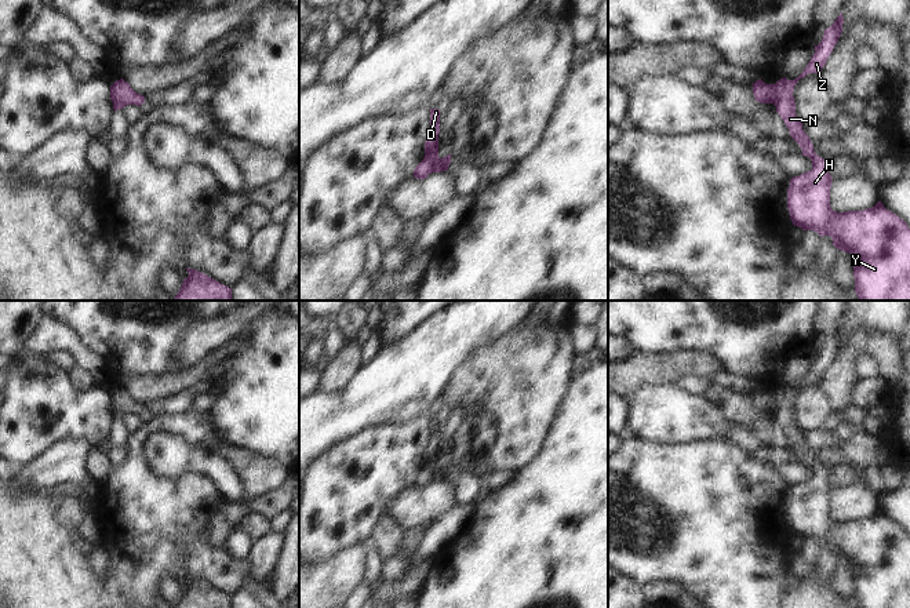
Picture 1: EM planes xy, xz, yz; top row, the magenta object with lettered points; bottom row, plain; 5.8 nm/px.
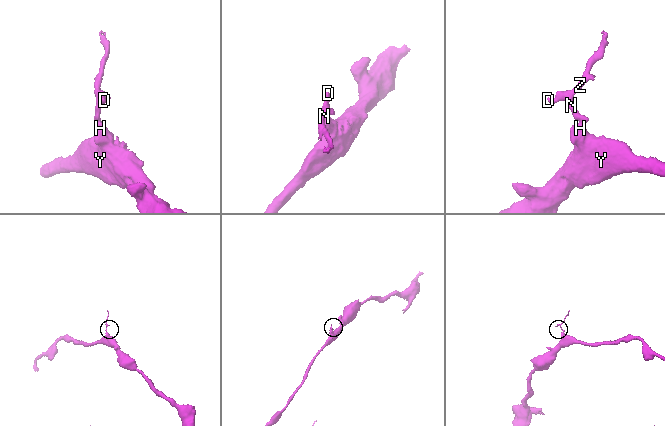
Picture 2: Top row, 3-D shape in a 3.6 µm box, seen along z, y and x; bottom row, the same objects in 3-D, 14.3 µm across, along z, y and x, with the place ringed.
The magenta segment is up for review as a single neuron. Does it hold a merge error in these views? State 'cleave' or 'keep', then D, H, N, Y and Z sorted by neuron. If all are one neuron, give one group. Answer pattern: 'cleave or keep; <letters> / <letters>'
keep; D H N Y Z

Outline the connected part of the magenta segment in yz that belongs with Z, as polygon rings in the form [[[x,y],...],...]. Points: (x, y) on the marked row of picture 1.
[[[842,12],[834,23],[825,30],[822,41],[815,45],[815,54],[804,72],[794,80],[786,77],[775,84],[765,84],[761,79],[753,83],[753,94],[757,102],[774,103],[776,112],[790,131],[790,136],[800,145],[802,156],[812,161],[812,170],[790,179],[787,189],[787,208],[794,226],[802,230],[813,230],[820,237],[830,236],[833,245],[849,252],[853,266],[855,292],[859,301],[910,301],[910,229],[896,214],[891,212],[878,201],[874,207],[863,211],[837,212],[830,207],[831,175],[829,165],[833,163],[819,157],[809,136],[802,130],[802,121],[796,114],[793,97],[794,85],[809,73],[819,73],[826,65],[834,45],[842,32]]]

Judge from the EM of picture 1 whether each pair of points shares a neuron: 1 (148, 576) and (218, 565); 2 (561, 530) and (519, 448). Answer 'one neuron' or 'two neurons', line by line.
1: one neuron
2: two neurons

